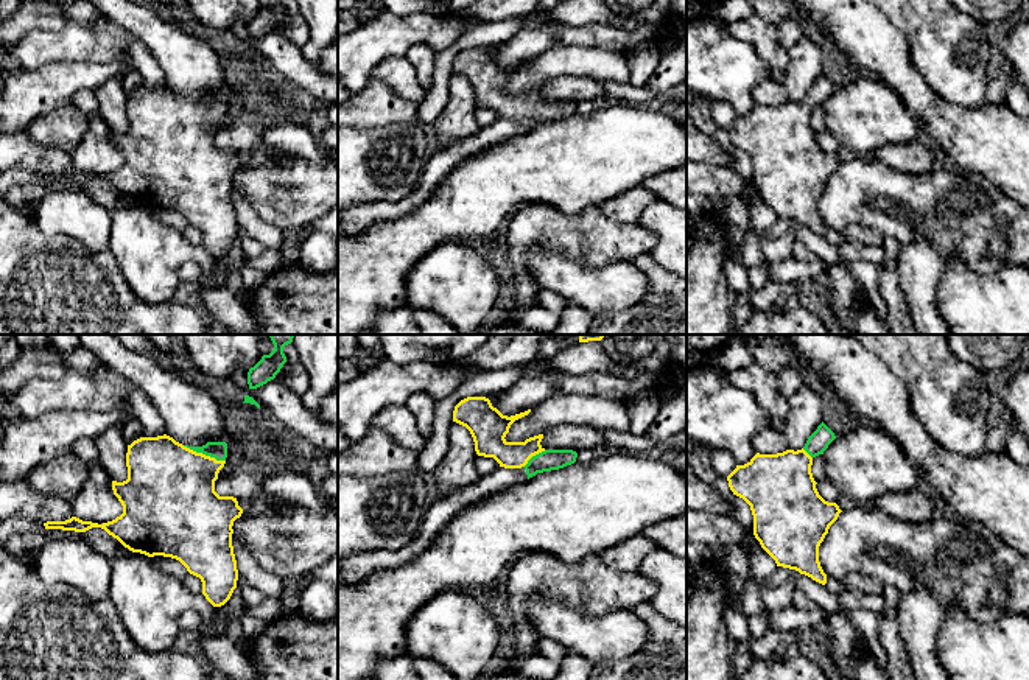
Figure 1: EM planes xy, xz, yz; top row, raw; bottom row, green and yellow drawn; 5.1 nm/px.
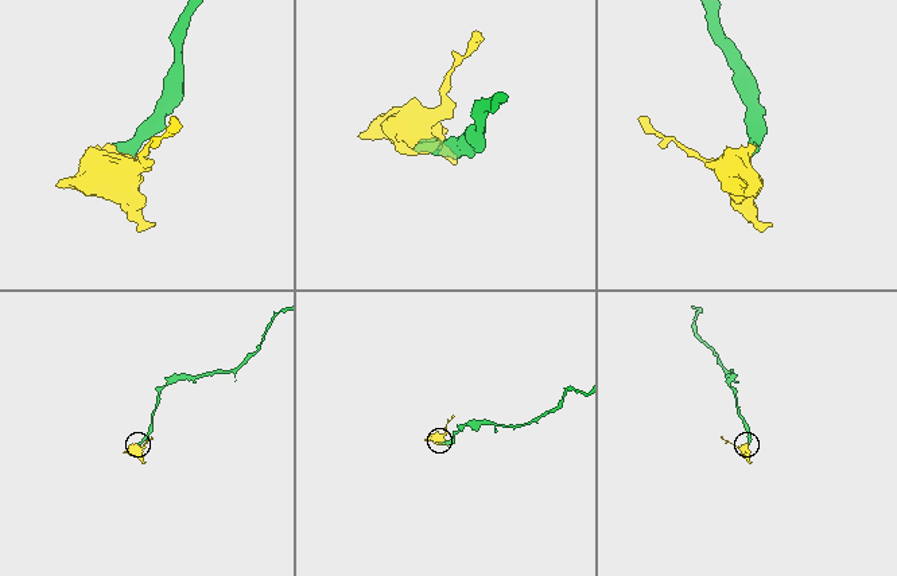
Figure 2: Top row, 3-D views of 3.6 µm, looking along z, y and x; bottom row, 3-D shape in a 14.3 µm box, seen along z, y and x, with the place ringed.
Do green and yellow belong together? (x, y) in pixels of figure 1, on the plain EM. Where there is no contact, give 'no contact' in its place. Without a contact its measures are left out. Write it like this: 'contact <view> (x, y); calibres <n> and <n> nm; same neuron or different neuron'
contact xy (204, 105); calibres 90 and 460 nm; same neuron

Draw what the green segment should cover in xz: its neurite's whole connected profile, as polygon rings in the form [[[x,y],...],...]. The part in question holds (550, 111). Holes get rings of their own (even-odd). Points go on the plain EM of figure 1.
[[[467,48],[455,58],[453,73],[470,82],[478,107],[493,109],[504,120],[523,118],[528,131],[574,115],[578,104],[573,101],[545,101],[540,96],[543,86],[525,93],[504,90],[511,76],[529,64],[531,61],[507,68],[493,59],[489,50]]]

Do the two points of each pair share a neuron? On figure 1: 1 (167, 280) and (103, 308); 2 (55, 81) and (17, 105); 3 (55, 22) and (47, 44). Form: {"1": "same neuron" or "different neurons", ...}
{"1": "different neurons", "2": "same neuron", "3": "different neurons"}

